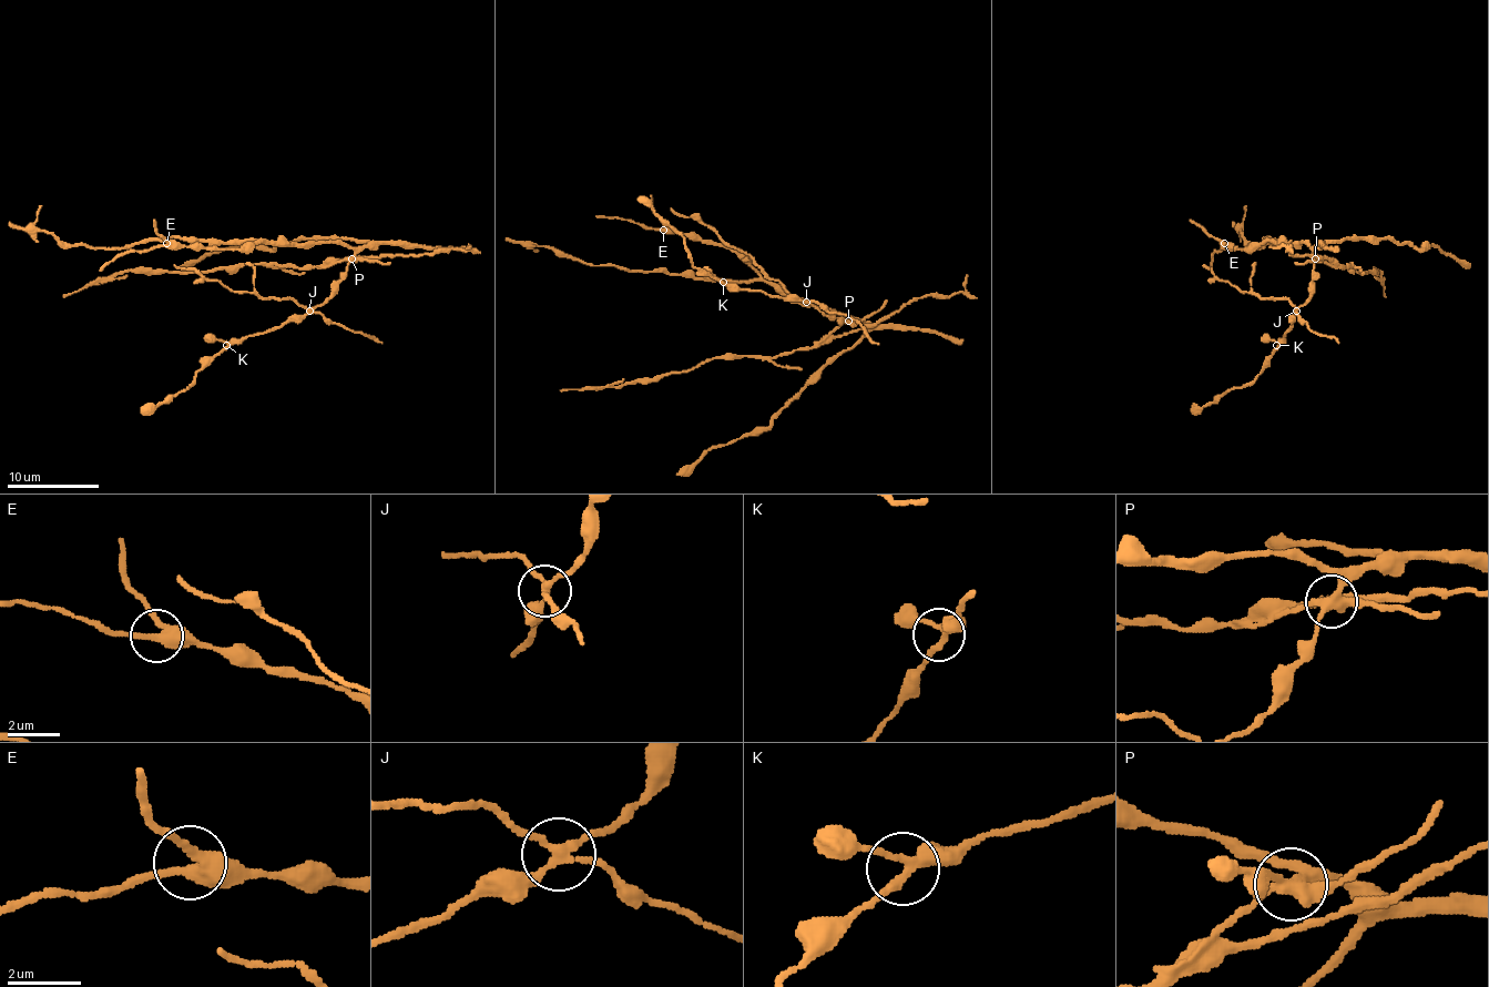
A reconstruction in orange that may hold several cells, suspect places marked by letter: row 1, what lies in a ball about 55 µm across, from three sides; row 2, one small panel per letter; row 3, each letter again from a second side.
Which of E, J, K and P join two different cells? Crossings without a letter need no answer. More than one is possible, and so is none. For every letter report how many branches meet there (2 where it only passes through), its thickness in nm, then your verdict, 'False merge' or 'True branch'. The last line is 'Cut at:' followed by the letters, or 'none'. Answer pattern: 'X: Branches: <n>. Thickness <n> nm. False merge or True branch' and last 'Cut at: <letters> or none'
E: Branches: 3. Thickness 360 nm. True branch
J: Branches: 4. Thickness 200 nm. False merge
K: Branches: 3. Thickness 260 nm. True branch
P: Branches: 4. Thickness 360 nm. False merge
Cut at: J, P

